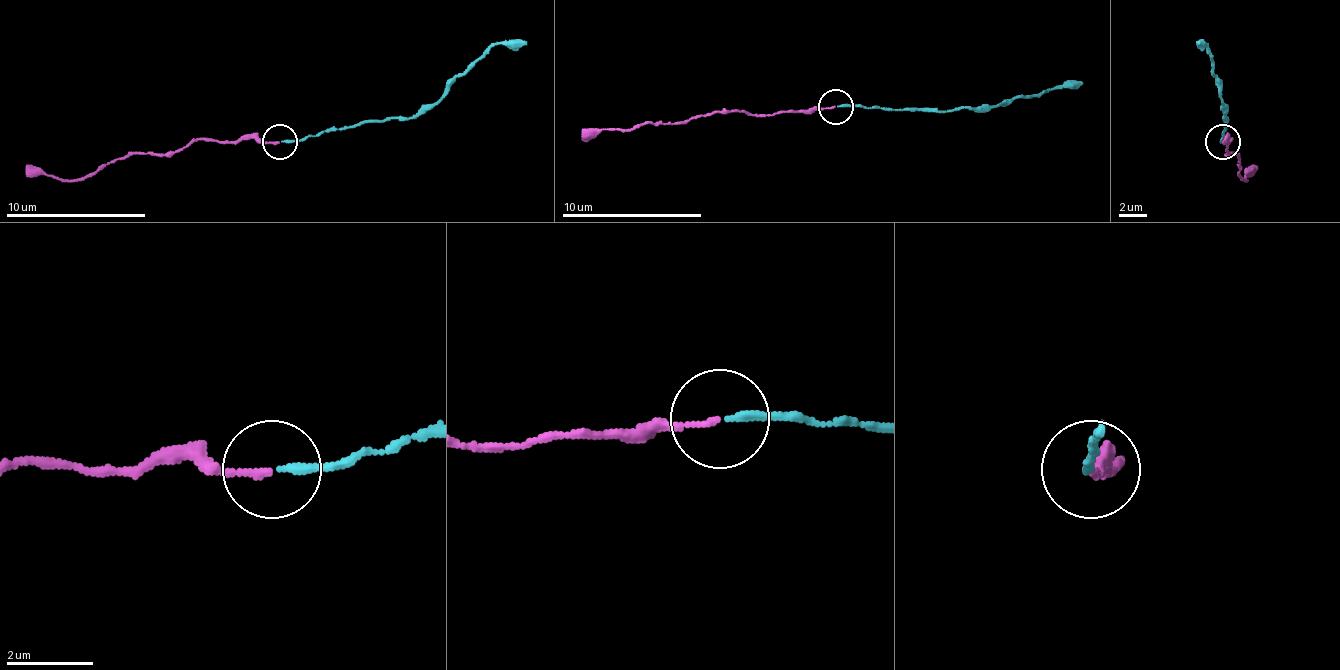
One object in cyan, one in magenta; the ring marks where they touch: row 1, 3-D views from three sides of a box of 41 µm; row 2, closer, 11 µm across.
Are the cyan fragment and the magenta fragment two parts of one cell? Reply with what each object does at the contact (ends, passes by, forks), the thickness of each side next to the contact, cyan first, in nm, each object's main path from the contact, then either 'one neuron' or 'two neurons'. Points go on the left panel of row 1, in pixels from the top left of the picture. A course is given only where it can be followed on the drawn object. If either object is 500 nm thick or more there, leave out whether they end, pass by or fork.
cyan ends; magenta ends; calibres 180 and 130 nm; course cyan (280, 142), (368, 121), (417, 118), (498, 44), (519, 44), (526, 40); course magenta (280, 142), (192, 139), (178, 149), (111, 160), (73, 181), (38, 174), (27, 163); one neuron

